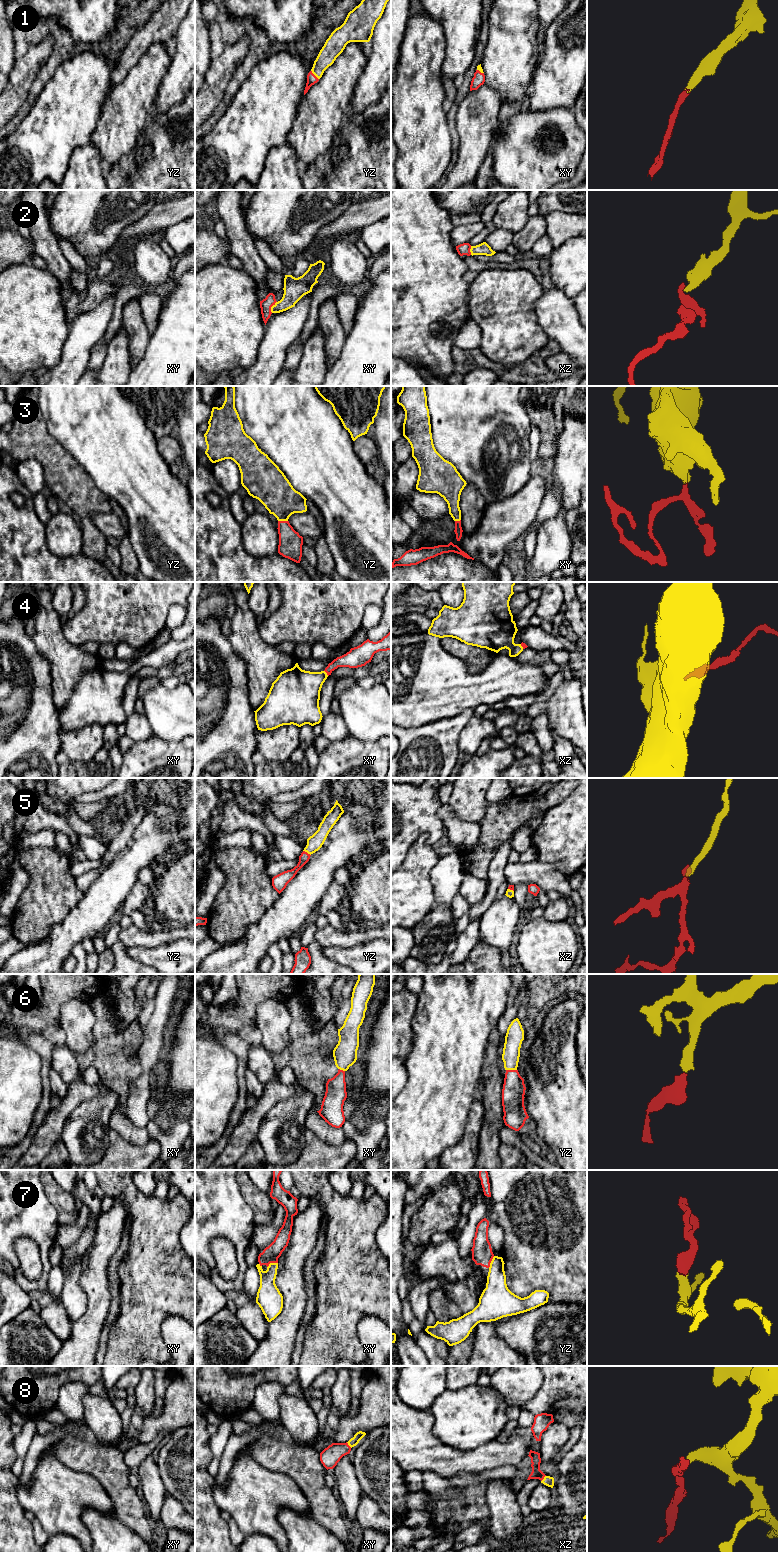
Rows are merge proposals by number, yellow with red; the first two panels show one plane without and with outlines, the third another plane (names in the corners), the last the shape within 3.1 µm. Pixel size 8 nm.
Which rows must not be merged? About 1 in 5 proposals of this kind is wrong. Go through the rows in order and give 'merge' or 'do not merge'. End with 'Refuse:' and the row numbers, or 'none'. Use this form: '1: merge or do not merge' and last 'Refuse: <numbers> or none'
1: merge
2: merge
3: merge
4: merge
5: merge
6: merge
7: do not merge
8: merge
Refuse: 7

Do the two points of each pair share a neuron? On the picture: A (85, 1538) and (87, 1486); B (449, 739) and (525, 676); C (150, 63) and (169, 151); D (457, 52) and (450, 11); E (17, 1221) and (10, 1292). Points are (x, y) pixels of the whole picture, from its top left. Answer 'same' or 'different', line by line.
A: same
B: different
C: different
D: same
E: different

